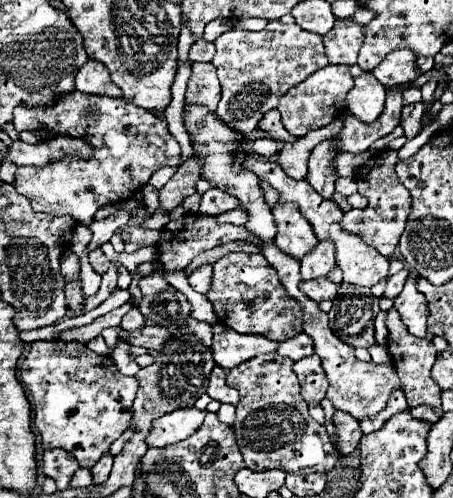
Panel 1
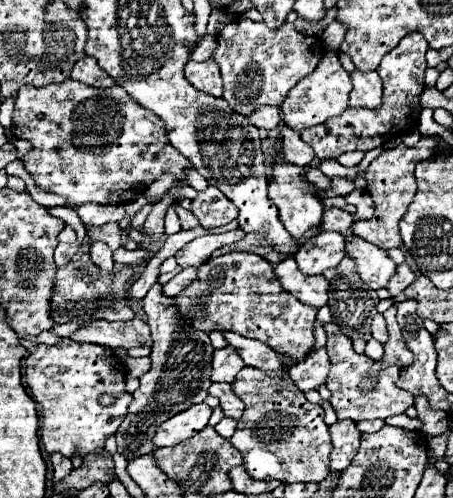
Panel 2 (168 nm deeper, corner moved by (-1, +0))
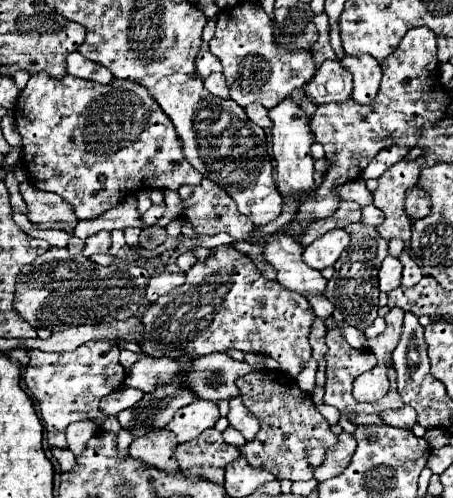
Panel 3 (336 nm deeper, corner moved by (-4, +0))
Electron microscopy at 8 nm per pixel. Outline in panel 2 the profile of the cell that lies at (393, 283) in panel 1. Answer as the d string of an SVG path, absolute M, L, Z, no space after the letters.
M400 264L398 270L396 270L396 274L390 278L386 290L388 290L390 296L394 298L394 296L400 294L406 286L410 286L410 284L414 282L414 278L416 278L416 274L410 270L410 266L408 266L408 264Z

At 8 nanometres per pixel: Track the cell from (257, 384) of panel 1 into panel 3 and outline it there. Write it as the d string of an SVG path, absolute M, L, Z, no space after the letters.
M273 370L245 374L237 380L237 388L243 404L261 424L255 440L241 448L241 454L247 456L249 464L275 474L279 480L311 480L313 470L323 462L327 448L337 442L337 436L331 434L327 420L311 402L311 396L303 392L295 380L287 378L287 374Z

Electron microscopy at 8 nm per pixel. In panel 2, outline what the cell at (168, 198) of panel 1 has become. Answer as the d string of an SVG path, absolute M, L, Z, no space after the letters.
M166 192L156 204L152 204L152 212L144 222L144 232L148 234L150 240L160 240L164 236L164 216L172 204L174 204L174 198L170 192Z

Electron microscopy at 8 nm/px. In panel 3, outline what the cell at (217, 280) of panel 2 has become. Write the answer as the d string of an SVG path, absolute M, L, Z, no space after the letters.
M219 246L213 250L213 254L203 260L195 262L185 272L185 284L171 290L171 294L165 294L163 298L157 298L145 312L143 312L143 342L141 352L151 358L179 358L179 356L207 356L213 352L227 352L231 348L241 352L253 352L253 354L265 354L275 358L281 364L281 370L295 378L301 372L303 362L311 358L311 346L309 346L309 330L313 324L313 310L309 302L291 290L285 290L279 286L279 282L269 282L263 278L263 274L255 268L255 264L241 252L237 252L233 246Z

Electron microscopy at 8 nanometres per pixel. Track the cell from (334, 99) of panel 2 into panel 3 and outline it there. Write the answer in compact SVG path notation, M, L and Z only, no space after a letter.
M327 60L317 70L315 78L307 82L305 94L317 104L329 104L351 98L351 88L351 74L339 64L339 60Z

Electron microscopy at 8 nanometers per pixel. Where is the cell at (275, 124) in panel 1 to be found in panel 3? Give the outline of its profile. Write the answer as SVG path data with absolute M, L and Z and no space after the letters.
M255 102L255 104L247 106L245 112L247 112L247 118L251 118L251 122L255 122L257 126L261 126L261 128L271 128L271 120L269 120L269 116L267 116L267 108L263 108L263 106L259 106L259 104Z

